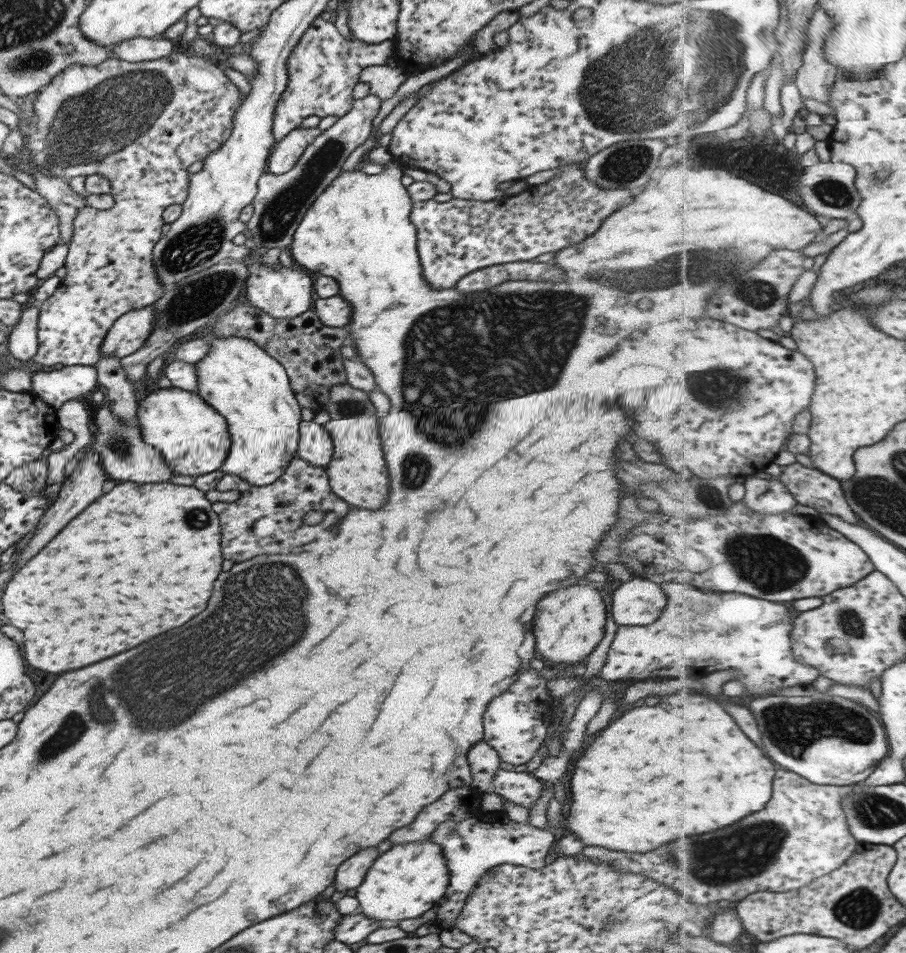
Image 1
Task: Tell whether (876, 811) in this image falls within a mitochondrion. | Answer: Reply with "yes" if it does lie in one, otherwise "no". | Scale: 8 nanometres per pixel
yes

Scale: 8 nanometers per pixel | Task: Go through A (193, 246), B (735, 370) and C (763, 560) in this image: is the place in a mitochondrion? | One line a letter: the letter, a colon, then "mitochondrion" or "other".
A: mitochondrion
B: mitochondrion
C: mitochondrion

